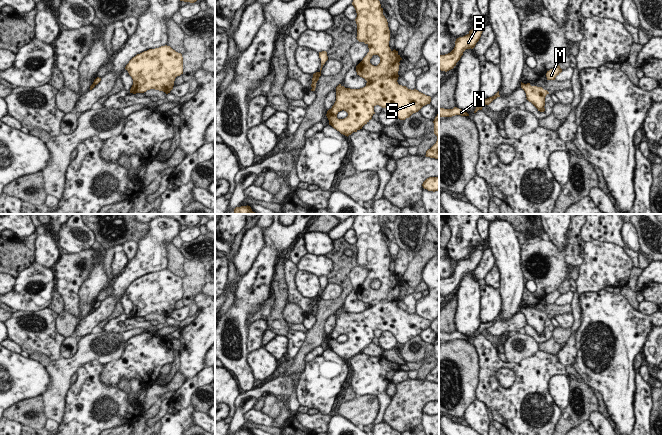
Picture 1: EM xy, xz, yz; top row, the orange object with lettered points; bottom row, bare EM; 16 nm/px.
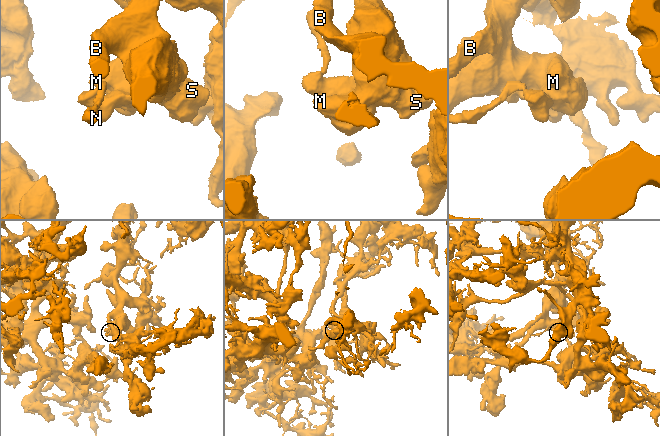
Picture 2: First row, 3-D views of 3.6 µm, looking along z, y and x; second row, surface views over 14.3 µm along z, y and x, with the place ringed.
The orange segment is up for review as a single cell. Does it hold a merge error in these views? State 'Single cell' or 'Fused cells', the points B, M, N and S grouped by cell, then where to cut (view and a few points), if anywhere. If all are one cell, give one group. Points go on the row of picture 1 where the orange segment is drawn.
Fused cells. Groups: B M S / N. Split along xz (317, 72), (320, 74)

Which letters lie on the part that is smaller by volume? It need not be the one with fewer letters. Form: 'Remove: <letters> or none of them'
Remove: N

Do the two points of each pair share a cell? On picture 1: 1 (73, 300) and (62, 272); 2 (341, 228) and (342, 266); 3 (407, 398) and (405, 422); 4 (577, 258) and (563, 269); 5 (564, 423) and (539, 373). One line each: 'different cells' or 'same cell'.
1: same cell
2: different cells
3: same cell
4: different cells
5: different cells

